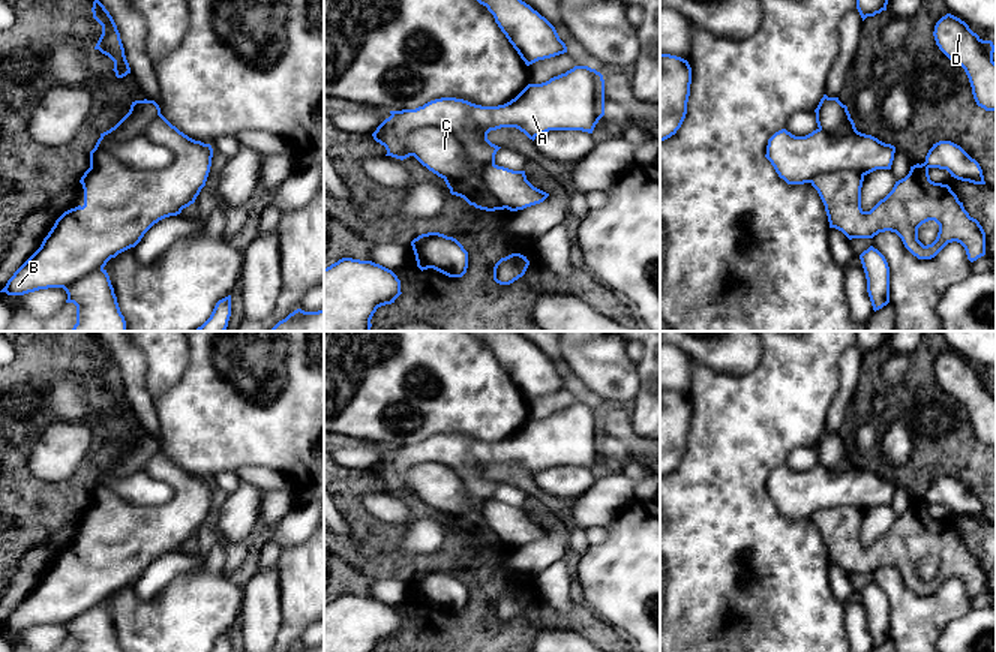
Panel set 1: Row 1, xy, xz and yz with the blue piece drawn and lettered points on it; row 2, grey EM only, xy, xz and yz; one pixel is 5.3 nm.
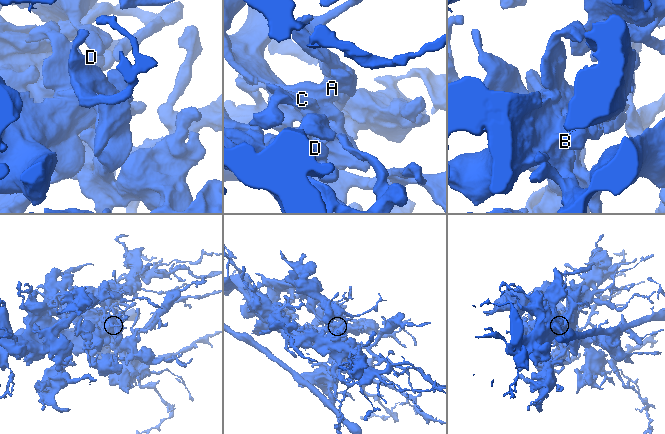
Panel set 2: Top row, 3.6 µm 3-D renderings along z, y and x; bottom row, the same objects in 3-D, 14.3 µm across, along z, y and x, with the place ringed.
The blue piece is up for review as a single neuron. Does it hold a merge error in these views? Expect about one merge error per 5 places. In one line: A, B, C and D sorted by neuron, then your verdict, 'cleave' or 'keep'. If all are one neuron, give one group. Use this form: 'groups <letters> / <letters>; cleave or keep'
groups A B C D; keep

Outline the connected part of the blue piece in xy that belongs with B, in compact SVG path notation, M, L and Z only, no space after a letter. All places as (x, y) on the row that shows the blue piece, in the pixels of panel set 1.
M154 100L132 102L129 112L114 127L100 133L90 151L90 168L80 180L84 189L84 205L64 211L56 220L40 247L14 273L0 292L24 295L39 289L63 288L68 294L66 303L76 306L76 324L70 331L126 331L124 316L104 267L111 258L135 247L154 223L180 214L195 202L206 186L212 157L212 145L180 132L160 114Z

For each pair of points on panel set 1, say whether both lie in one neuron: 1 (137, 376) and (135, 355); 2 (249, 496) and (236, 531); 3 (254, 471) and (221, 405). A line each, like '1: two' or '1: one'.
1: one
2: one
3: two

